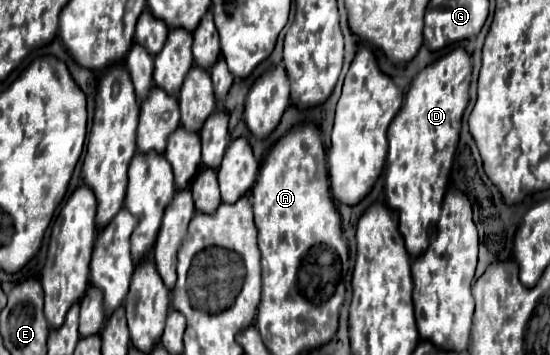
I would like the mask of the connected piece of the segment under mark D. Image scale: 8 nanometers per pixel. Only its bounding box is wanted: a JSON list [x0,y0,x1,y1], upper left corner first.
[386,47,472,257]

